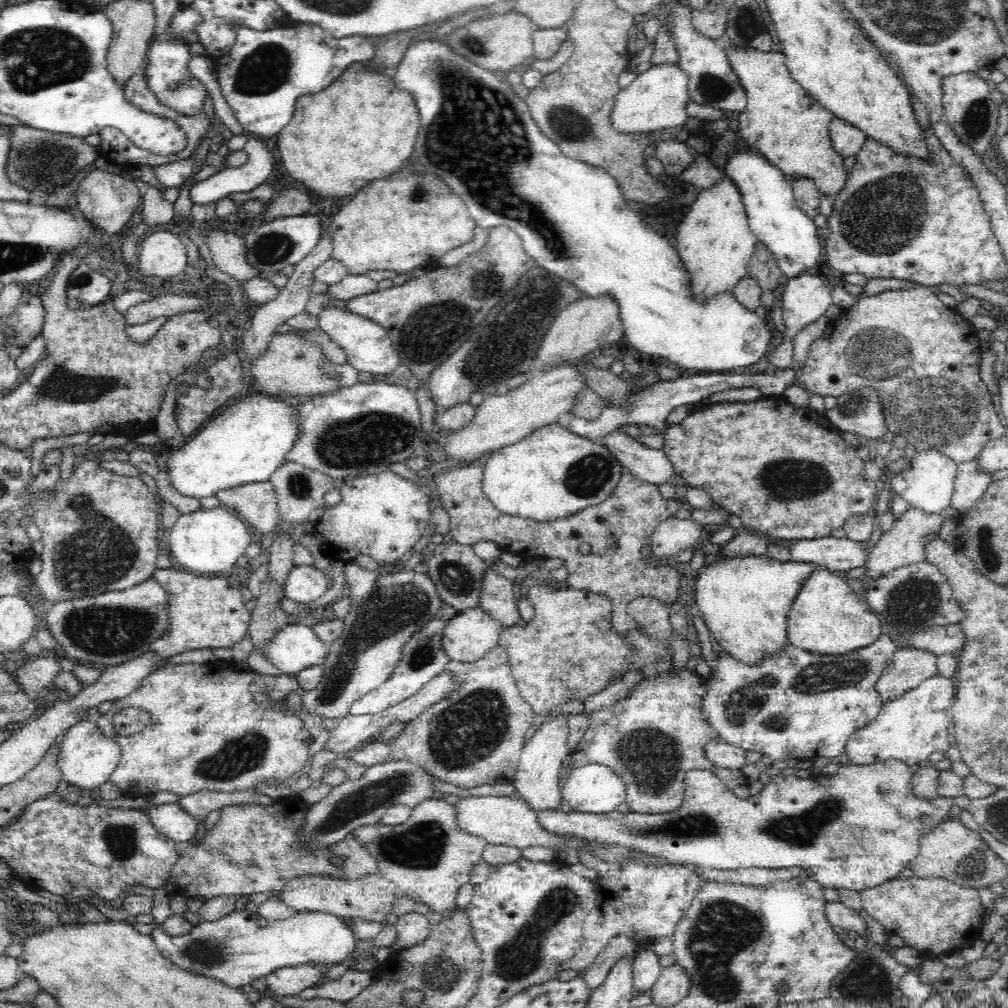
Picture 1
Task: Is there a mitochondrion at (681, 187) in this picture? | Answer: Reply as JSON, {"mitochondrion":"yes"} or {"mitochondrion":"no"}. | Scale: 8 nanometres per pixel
{"mitochondrion":"no"}

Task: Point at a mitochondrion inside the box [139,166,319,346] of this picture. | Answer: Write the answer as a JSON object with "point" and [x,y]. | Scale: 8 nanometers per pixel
{"point":[275,248]}

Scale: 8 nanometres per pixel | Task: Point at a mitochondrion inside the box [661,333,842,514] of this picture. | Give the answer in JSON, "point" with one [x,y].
{"point":[783,479]}

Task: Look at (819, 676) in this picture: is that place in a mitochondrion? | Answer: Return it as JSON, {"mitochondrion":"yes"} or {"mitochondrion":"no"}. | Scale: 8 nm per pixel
{"mitochondrion":"yes"}

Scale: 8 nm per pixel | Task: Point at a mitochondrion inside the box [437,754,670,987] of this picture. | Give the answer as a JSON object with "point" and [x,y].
{"point":[521,955]}

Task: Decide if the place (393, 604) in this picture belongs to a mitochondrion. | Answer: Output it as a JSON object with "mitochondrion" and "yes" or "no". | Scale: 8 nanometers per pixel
{"mitochondrion":"yes"}

